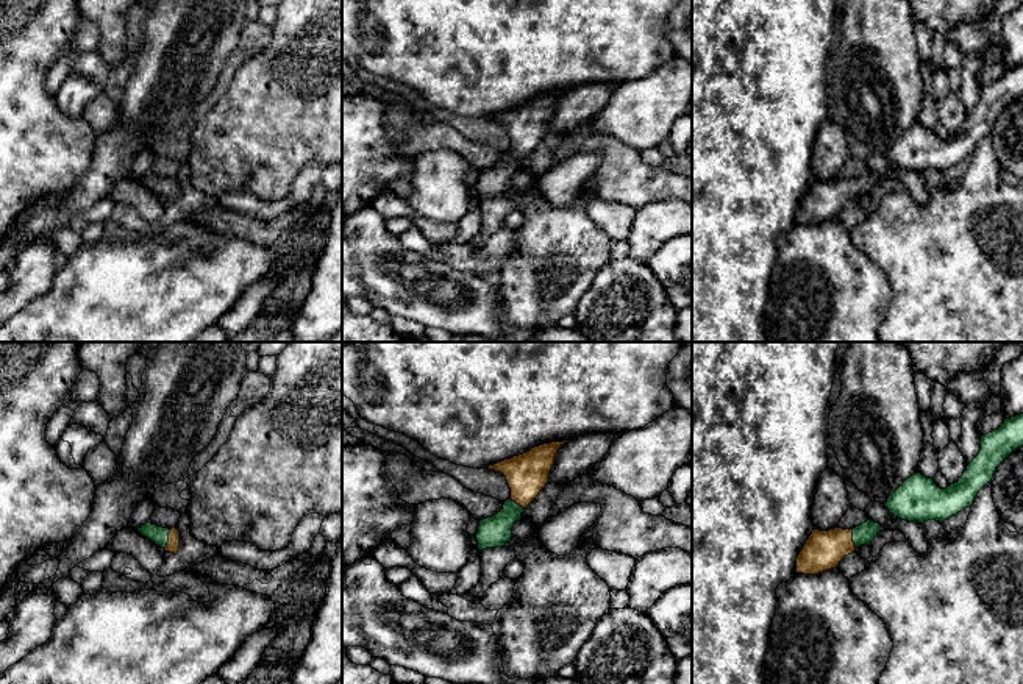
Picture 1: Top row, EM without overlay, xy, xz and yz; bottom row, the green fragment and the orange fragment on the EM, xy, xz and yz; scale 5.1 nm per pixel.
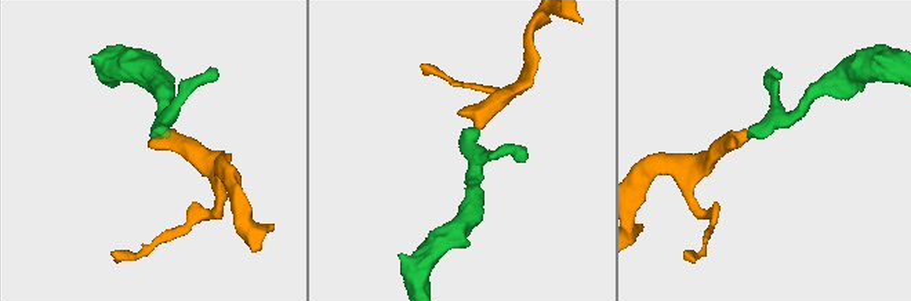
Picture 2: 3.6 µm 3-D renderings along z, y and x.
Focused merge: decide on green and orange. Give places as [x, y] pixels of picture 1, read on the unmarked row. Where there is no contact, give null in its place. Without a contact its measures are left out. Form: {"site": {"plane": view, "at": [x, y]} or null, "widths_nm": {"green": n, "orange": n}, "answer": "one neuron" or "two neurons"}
{"site": {"plane": "xy", "at": [167, 189]}, "widths_nm": {"green": 90, "orange": 60}, "answer": "one neuron"}

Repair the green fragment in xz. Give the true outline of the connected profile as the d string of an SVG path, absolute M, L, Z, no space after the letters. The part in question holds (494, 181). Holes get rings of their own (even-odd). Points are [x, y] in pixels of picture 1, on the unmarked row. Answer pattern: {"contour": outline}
{"contour": "M569 91L544 94L523 105L487 117L489 120L500 122L506 126L511 148L504 151L503 159L498 164L479 170L476 183L479 201L504 197L511 191L514 173L522 169L525 158L548 133L554 106L565 92Z"}

